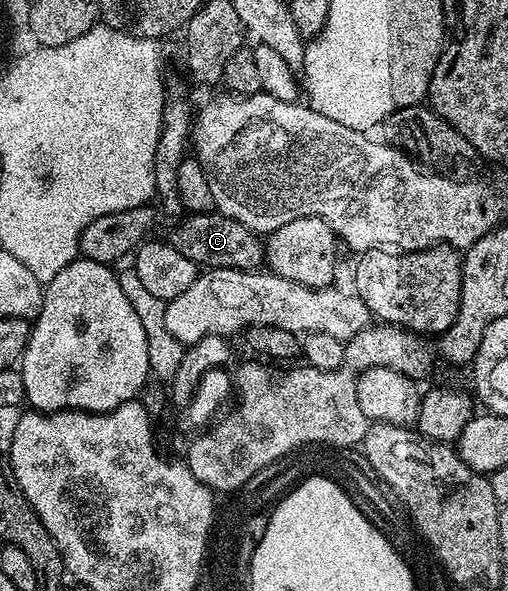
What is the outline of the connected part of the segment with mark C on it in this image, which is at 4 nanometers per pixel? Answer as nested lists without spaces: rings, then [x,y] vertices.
[[[189,213],[174,227],[177,228],[167,235],[167,242],[179,249],[183,257],[191,257],[198,268],[238,267],[240,271],[251,271],[262,266],[265,258],[262,236],[231,217],[220,213]]]

